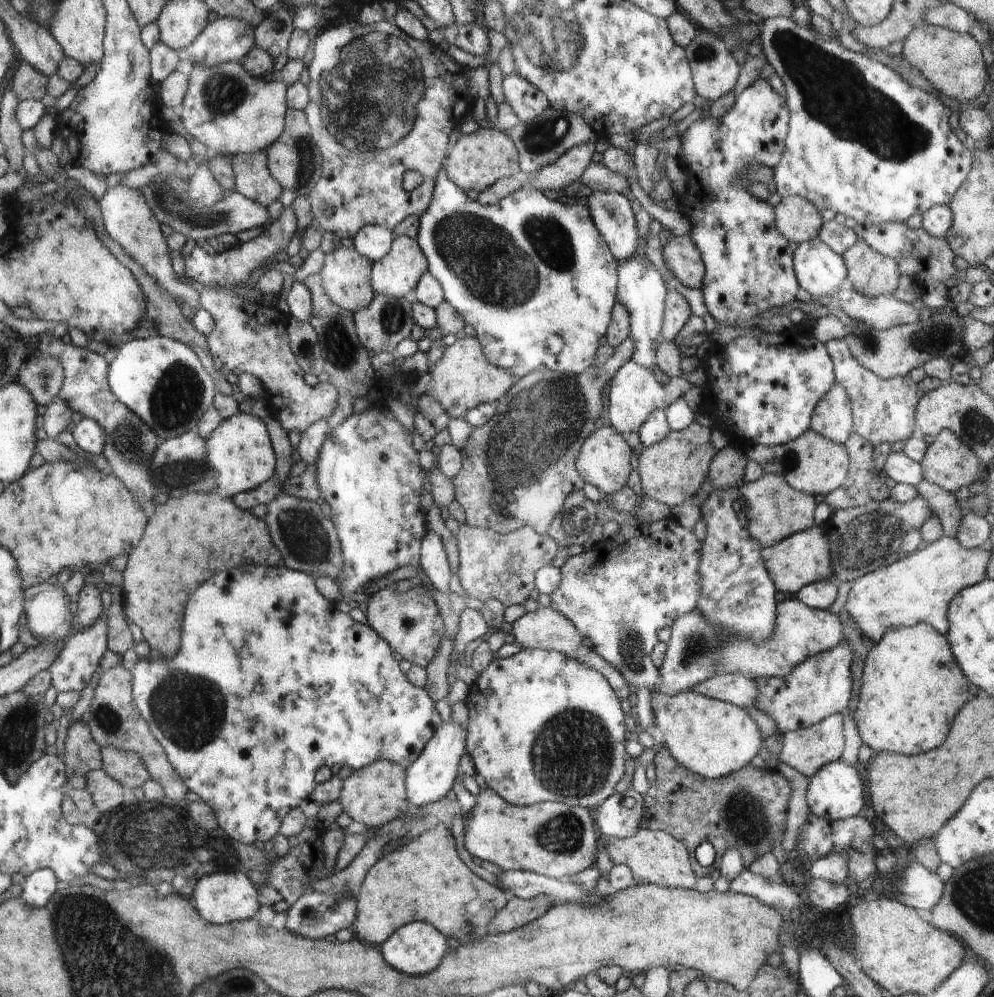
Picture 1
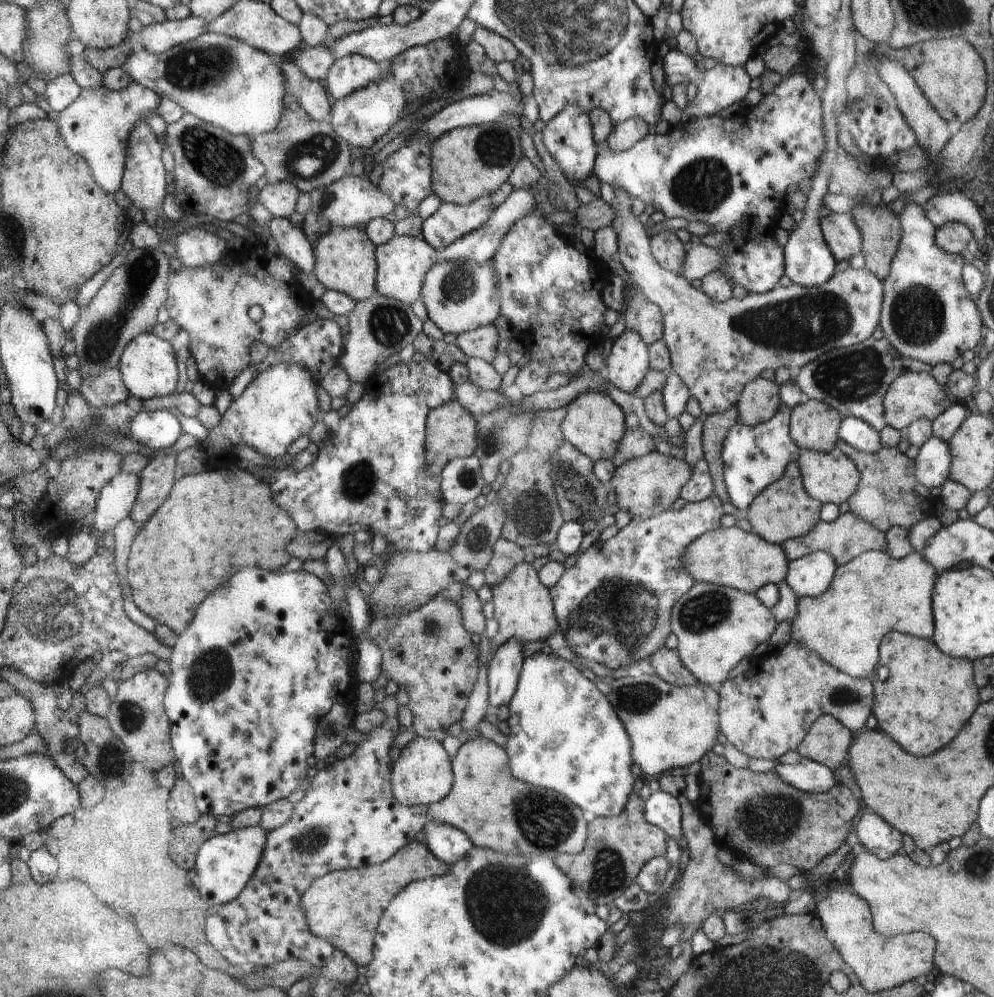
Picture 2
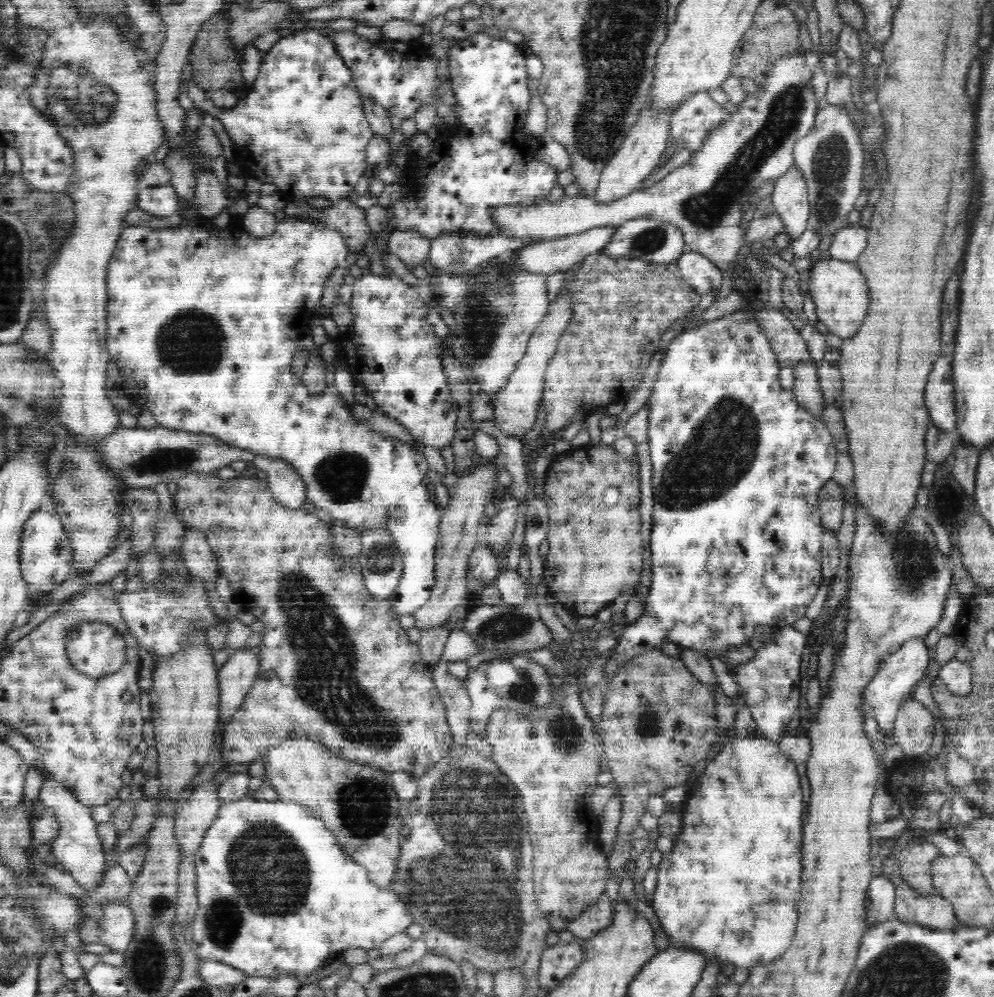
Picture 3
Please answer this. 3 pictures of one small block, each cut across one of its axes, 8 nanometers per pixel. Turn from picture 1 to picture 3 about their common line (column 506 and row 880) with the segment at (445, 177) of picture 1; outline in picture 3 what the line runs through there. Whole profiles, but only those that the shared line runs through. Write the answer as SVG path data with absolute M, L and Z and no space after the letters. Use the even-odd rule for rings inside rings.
M244 797L240 801L222 803L217 812L217 817L211 822L206 831L199 850L195 853L195 869L197 872L198 909L190 931L189 940L196 944L197 956L200 960L206 959L229 964L241 970L246 977L268 976L278 978L284 974L297 974L298 976L310 976L314 974L326 960L340 956L348 948L364 948L372 950L378 948L390 938L395 936L412 924L411 912L408 912L407 901L403 900L398 892L381 889L368 878L368 871L364 866L357 864L340 845L336 844L336 837L330 832L320 819L312 815L308 807L302 807L298 803L281 801L256 800Z

